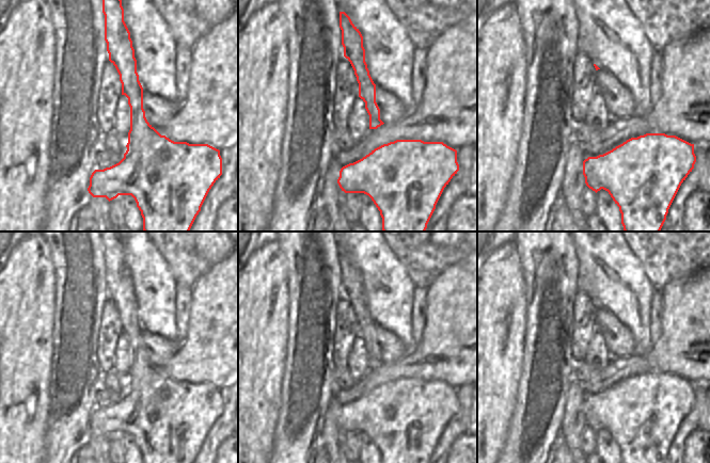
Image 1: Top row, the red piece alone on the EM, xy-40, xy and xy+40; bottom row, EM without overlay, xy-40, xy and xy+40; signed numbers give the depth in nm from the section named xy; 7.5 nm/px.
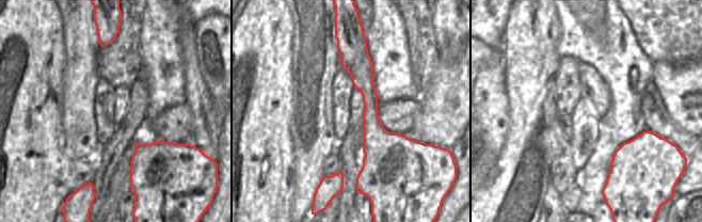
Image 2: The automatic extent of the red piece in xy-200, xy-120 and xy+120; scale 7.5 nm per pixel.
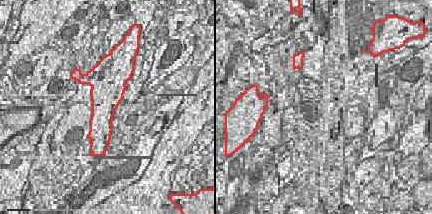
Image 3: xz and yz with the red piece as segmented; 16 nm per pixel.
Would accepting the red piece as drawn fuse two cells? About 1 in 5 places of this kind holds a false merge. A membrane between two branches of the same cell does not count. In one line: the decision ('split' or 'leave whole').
leave whole

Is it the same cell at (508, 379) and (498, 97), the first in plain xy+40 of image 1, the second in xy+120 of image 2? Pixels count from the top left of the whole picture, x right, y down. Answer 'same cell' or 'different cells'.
same cell

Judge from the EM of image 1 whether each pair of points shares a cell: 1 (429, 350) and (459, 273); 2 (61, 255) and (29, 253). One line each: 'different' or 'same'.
1: same
2: different

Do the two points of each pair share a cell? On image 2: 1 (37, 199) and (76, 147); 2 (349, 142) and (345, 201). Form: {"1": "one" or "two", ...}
{"1": "two", "2": "one"}

